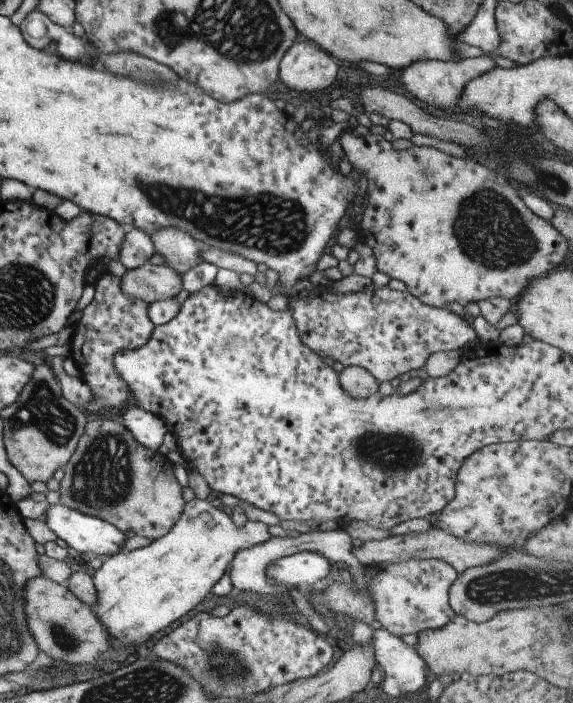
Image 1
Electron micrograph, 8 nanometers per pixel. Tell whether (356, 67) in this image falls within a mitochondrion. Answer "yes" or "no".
no

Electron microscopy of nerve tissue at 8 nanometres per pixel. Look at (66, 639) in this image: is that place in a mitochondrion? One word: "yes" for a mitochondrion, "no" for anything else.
yes

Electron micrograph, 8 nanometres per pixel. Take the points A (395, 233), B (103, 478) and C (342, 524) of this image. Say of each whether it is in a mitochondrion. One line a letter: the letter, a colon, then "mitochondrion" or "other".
A: other
B: mitochondrion
C: other

